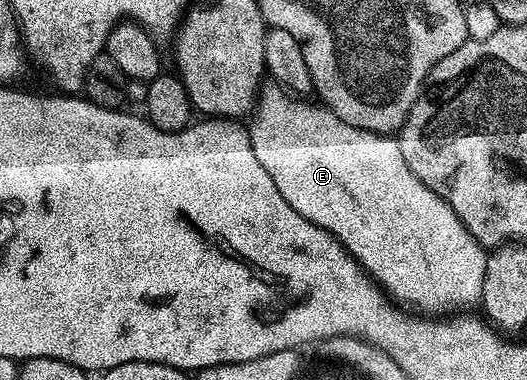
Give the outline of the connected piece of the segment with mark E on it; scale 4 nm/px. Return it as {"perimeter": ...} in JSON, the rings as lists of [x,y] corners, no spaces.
{"perimeter":[[[266,89],[260,95],[259,103],[251,118],[253,126],[251,125],[249,130],[249,139],[257,149],[259,164],[263,164],[263,168],[267,168],[267,176],[271,176],[271,180],[275,180],[275,188],[279,188],[283,200],[287,200],[287,204],[291,204],[291,208],[295,208],[295,212],[299,212],[299,216],[311,220],[311,224],[319,224],[319,228],[323,228],[337,237],[345,245],[347,253],[364,268],[365,273],[385,291],[394,303],[400,304],[402,307],[410,306],[410,308],[405,307],[410,311],[422,310],[425,314],[447,314],[445,316],[452,315],[454,312],[468,311],[465,310],[468,306],[476,307],[481,301],[483,292],[486,247],[480,246],[471,236],[471,232],[467,232],[467,228],[461,223],[459,216],[455,216],[452,208],[439,195],[433,194],[431,188],[427,188],[423,184],[423,180],[419,180],[419,176],[415,176],[415,172],[411,172],[411,168],[407,168],[407,160],[403,160],[400,141],[387,134],[372,134],[366,130],[355,128],[351,124],[339,120],[339,116],[335,116],[330,110],[325,109],[324,105],[311,106],[307,103],[309,101],[300,100],[284,89],[272,89]]]}

